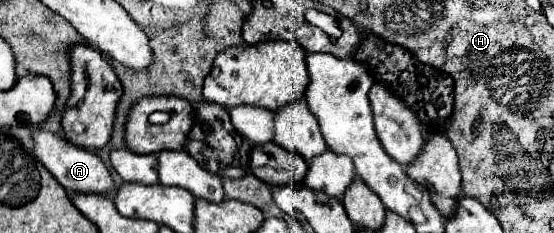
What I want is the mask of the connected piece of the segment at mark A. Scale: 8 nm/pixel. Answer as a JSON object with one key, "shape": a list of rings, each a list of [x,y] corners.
{"shape":[[[37,128],[33,132],[33,140],[35,140],[35,156],[41,160],[41,164],[59,180],[59,184],[67,190],[67,192],[87,192],[87,194],[107,194],[113,188],[113,180],[111,174],[107,170],[107,166],[101,162],[101,158],[97,154],[93,154],[91,150],[79,148],[71,142],[67,142],[63,136],[47,132],[43,128]]]}

